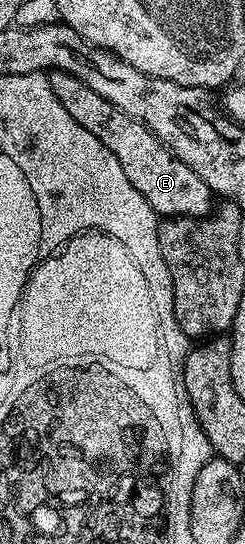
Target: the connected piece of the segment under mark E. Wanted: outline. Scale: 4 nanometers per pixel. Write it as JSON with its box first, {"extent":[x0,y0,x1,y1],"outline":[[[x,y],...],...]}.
{"extent":[49,73,215,218],"outline":[[[49,73],[51,91],[55,91],[59,103],[71,111],[71,119],[87,127],[87,131],[91,131],[91,135],[95,135],[95,139],[99,139],[99,143],[103,143],[103,147],[107,147],[107,151],[119,159],[127,179],[131,179],[131,187],[135,187],[135,191],[139,191],[139,195],[143,195],[143,199],[147,199],[147,203],[151,203],[162,218],[207,216],[215,205],[215,195],[207,183],[203,183],[203,179],[199,179],[199,175],[195,175],[187,163],[180,161],[143,122],[119,111],[115,103],[103,99],[103,95],[91,91],[91,87],[85,89],[87,83],[79,78],[69,81],[72,75],[68,73],[65,77],[54,77]]]}

